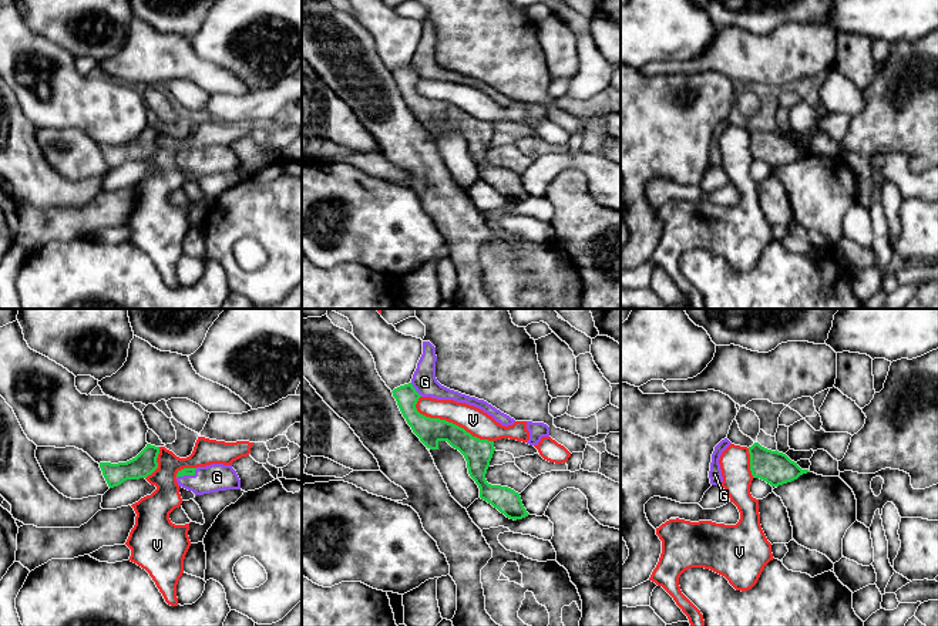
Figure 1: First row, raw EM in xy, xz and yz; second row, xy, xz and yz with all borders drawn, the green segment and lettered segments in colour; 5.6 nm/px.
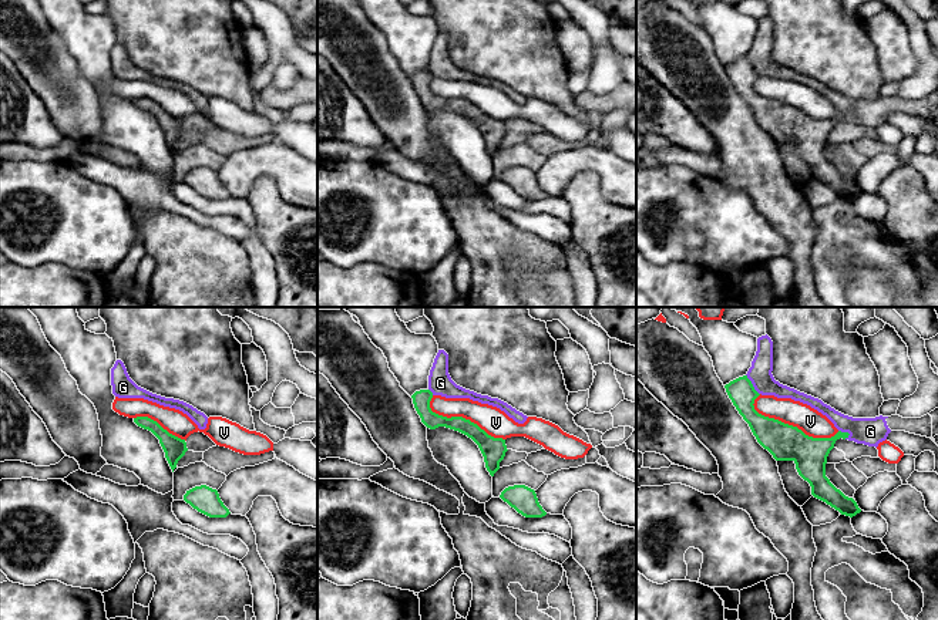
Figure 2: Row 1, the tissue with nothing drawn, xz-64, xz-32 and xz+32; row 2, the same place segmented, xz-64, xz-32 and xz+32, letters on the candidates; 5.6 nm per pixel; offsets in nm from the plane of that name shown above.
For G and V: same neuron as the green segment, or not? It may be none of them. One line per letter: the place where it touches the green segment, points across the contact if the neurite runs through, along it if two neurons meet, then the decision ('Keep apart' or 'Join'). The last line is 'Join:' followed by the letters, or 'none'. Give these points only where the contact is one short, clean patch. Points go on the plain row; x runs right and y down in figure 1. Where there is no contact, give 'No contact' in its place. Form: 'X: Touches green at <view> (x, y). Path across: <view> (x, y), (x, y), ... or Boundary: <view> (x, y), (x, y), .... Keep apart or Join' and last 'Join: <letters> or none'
G: Touches green at xy (187, 155). Join
V: Touches green at xz (450, 104). Keep apart
Join: G

